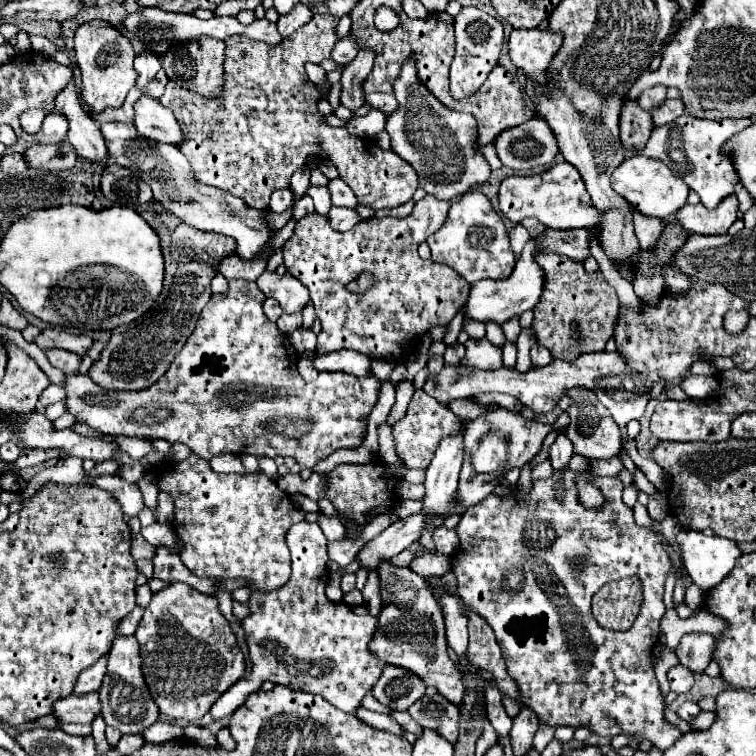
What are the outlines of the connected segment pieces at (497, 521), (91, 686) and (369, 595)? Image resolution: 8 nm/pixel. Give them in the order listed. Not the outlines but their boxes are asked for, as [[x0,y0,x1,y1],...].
[[451,455,681,751],[73,659,107,693],[363,571,381,615]]

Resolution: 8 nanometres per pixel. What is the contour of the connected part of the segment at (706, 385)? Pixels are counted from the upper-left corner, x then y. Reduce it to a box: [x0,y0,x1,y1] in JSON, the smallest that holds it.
[681,375,719,399]

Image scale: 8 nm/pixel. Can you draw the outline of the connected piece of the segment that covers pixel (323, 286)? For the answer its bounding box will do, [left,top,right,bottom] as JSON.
[283,195,471,361]

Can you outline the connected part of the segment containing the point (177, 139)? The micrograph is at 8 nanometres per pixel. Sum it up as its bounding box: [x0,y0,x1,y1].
[133,95,185,145]

